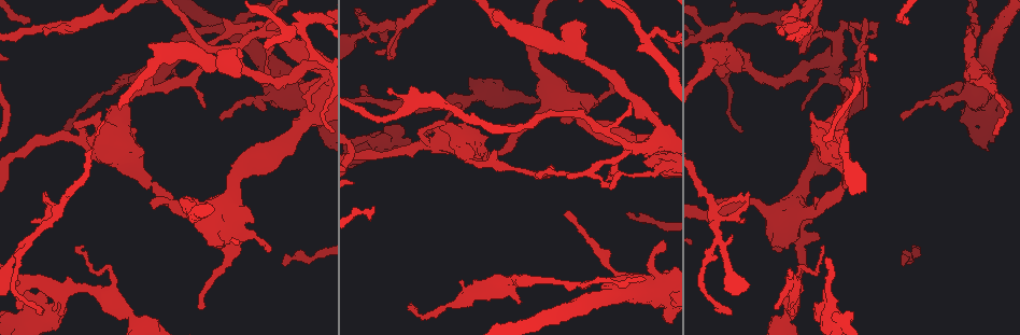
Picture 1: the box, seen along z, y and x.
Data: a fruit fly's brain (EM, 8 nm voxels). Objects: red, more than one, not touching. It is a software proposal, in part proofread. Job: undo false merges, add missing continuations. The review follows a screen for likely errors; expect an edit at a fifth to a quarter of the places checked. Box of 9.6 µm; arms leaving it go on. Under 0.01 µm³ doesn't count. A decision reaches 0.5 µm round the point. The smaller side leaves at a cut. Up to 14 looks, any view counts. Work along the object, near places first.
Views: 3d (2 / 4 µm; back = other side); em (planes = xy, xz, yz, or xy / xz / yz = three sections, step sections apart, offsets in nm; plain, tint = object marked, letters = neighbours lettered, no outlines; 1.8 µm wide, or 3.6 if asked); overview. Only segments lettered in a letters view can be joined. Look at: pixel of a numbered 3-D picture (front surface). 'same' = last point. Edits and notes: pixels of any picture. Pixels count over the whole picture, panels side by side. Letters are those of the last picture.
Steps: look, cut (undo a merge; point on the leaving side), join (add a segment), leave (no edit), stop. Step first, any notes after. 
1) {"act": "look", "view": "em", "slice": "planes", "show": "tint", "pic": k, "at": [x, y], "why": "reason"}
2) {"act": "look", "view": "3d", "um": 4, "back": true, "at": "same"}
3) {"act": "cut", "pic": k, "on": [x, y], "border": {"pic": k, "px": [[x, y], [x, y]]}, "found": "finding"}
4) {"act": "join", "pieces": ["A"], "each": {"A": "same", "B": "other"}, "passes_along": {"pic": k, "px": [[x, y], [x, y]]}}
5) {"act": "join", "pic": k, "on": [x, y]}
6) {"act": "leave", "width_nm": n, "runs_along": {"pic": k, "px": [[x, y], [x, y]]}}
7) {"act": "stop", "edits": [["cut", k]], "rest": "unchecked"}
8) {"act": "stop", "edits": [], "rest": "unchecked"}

{"act": "look", "view": "em", "um": 3.6, "slice": "yz", "step": 8, "show": "letters", "pic": 1, "at": [931, 94]}

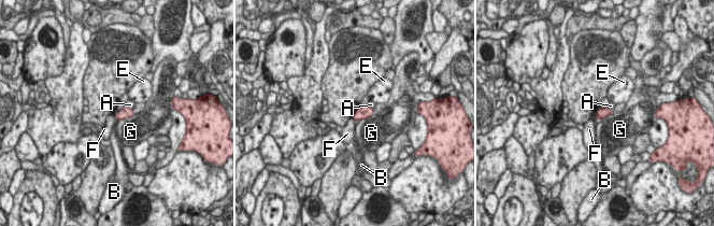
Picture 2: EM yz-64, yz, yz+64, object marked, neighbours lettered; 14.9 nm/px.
{"act": "leave", "each": {"A": "other", "B": "other", "E": "other", "F": "other", "G": "other"}, "found": "none of them fits"}

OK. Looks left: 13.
{"act": "look", "view": "em", "slice": "yz", "step": 4, "show": "letters", "pic": 1, "at": [239, 74], "why": "stops while still wide"}

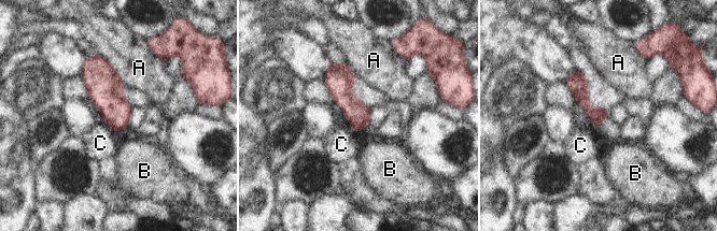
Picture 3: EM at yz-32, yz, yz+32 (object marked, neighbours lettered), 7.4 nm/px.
{"act": "look", "view": "em", "slice": "planes", "show": "letters", "at": "same"}

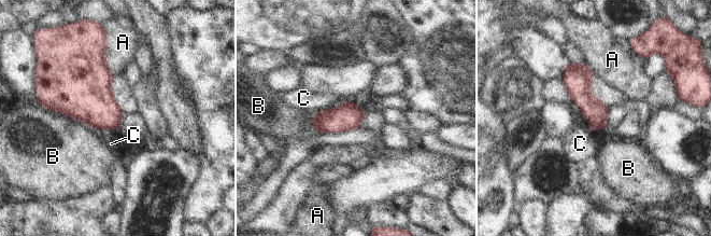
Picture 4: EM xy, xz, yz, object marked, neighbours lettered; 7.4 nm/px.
{"act": "leave", "each": {"A": "other", "B": "other", "C": "other"}, "found": "no lettered segment goes on from it"}

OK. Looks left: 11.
{"act": "look", "view": "em", "slice": "planes", "show": "tint", "pic": 1, "at": [489, 163], "why": "thick turns thin"}

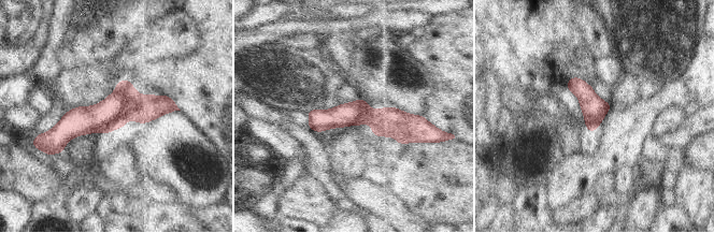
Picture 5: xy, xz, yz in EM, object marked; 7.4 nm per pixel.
{"act": "look", "view": "em", "slice": "planes", "show": "letters", "at": "same", "why": "see the neighbours"}

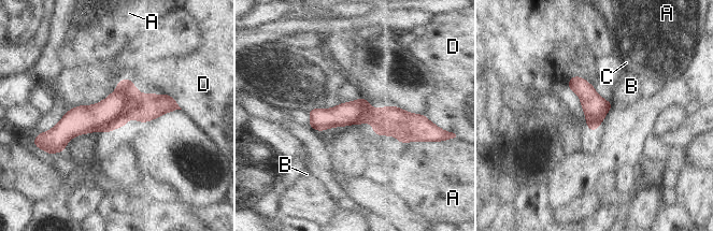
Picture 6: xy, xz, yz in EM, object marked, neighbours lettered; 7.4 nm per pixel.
{"act": "cut", "pic": 6, "on": [147, 106], "each": {"A": "other", "B": "other", "C": "other", "D": "other"}, "found": "a second cell is stuck on"}

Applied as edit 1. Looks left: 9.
{"act": "look", "view": "3d", "um": 2, "pic": 1, "at": [868, 37], "why": "tapers out"}

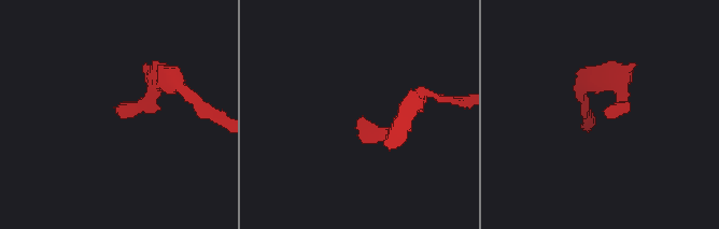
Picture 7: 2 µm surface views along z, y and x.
{"act": "look", "view": "em", "slice": "yz", "step": 16, "show": "plain", "pic": 7, "at": [359, 118]}

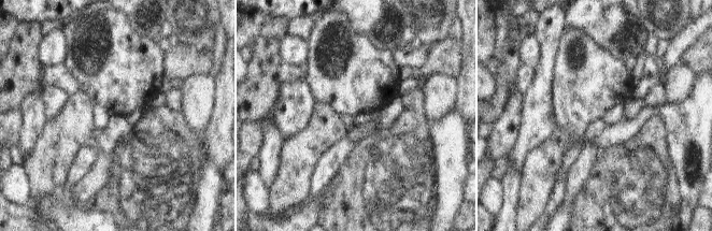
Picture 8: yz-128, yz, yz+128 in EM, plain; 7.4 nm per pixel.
{"act": "look", "view": "em", "slice": "yz", "step": 16, "show": "letters", "at": "same", "why": "what lies round it"}

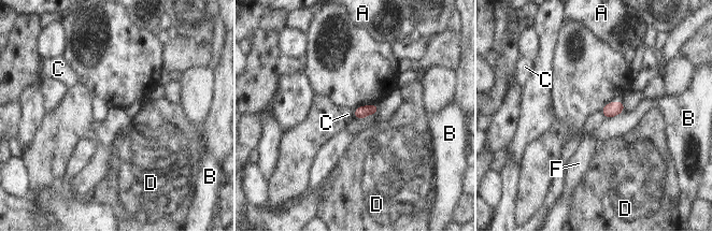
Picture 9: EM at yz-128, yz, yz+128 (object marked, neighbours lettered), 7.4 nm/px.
{"act": "leave", "each": {"A": "other", "B": "other", "C": "other", "D": "other", "F": "other"}, "border": {"pic": 9, "px": [[353, 110], [355, 116]]}, "found": "no lettered segment goes on from it"}

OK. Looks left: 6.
{"act": "look", "view": "3d", "um": 2, "pic": 1, "at": [901, 264], "why": "an open end"}

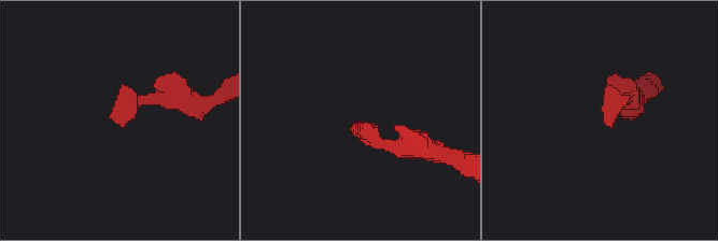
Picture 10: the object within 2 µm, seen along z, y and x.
{"act": "look", "view": "em", "slice": "yz", "step": 16, "show": "tint", "pic": 10, "at": [114, 121], "why": "need the tissue"}

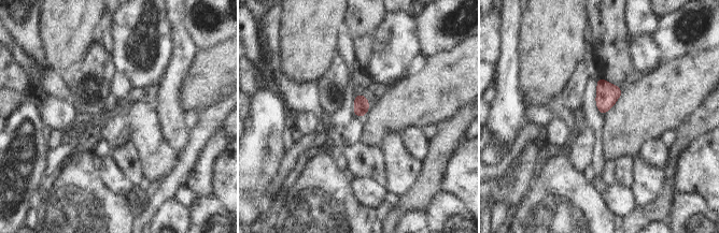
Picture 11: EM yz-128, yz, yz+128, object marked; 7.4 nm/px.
{"act": "look", "view": "em", "slice": "planes", "show": "letters", "at": "same", "why": "another direction"}

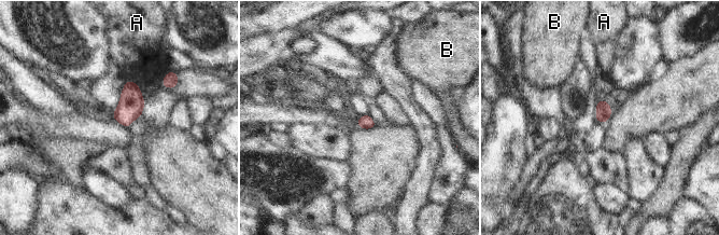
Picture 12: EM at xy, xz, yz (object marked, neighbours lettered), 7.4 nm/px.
{"act": "leave", "each": {"A": "other", "B": "other"}, "border": {"pic": 12, "px": [[168, 70], [160, 84]]}, "found": "none of them fits"}

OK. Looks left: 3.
{"act": "look", "view": "3d", "um": 2, "pic": 1, "at": [76, 247], "why": "an open end"}

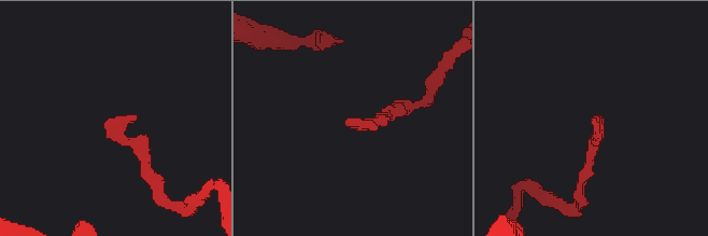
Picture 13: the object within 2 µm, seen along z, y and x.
{"act": "look", "view": "em", "slice": "planes", "show": "letters", "pic": 13, "at": [595, 121], "why": "now the EM"}

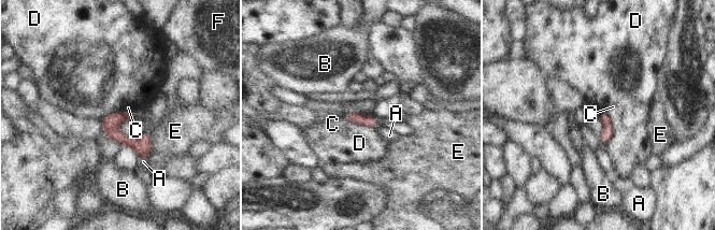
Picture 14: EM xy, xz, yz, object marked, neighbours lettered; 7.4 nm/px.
{"act": "leave", "each": {"A": "other", "B": "other", "C": "other", "D": "other", "E": "other", "F": "other"}, "runs_along": {"pic": 14, "px": [[104, 121], [145, 155]]}, "found": "no lettered segment goes on from it"}

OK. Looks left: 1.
{"act": "stop", "edits": [["cut", 6]], "rest": "unchecked"}

